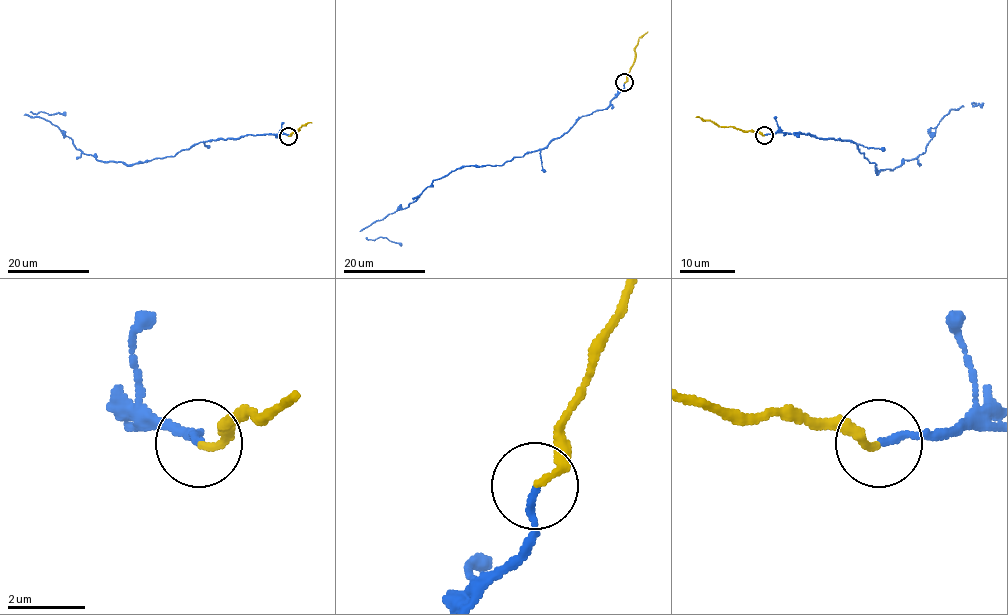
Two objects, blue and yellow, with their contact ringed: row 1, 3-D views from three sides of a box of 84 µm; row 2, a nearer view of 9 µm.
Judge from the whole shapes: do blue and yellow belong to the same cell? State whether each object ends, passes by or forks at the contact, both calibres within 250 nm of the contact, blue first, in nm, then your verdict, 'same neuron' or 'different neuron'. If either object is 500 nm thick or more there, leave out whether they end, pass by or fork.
blue ends; yellow ends; calibres 190 and 190 nm; same neuron

